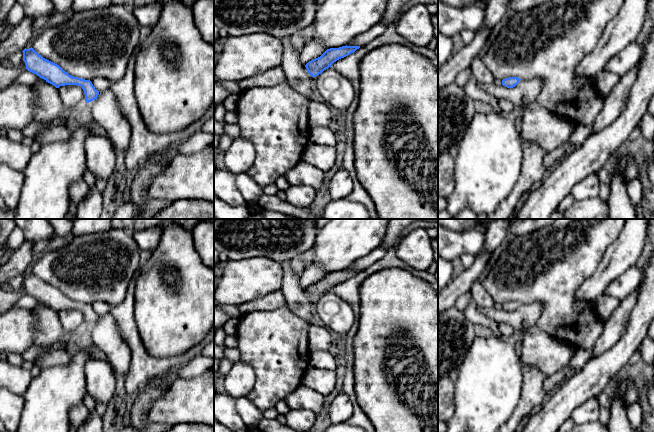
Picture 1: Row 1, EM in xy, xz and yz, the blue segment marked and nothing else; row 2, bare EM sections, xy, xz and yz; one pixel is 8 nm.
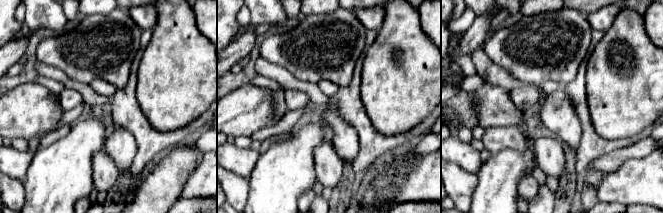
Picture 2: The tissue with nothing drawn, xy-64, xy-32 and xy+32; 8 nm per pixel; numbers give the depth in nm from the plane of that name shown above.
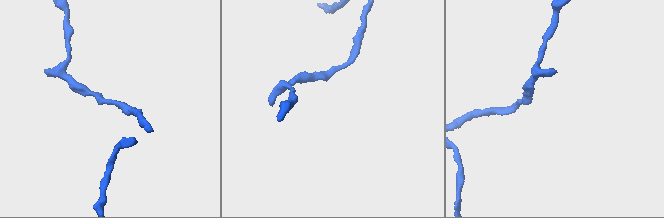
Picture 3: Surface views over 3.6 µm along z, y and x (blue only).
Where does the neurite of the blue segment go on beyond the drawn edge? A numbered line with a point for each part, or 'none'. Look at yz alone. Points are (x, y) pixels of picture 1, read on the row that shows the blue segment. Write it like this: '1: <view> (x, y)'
none

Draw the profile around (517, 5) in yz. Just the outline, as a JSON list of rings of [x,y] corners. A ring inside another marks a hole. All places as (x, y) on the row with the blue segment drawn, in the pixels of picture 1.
[[[510,0],[509,8],[517,12],[524,12],[530,10],[550,0]]]

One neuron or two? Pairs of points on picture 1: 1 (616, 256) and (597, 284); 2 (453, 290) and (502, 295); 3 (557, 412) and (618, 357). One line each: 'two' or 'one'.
1: one
2: two
3: one

